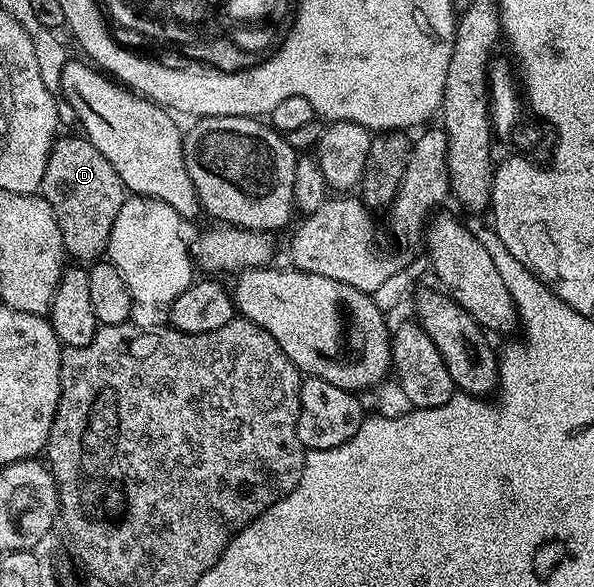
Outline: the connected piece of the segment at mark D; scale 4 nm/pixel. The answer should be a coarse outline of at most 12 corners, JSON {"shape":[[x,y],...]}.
{"shape":[[59,137],[41,193],[63,249],[105,253],[126,199],[85,137]]}

